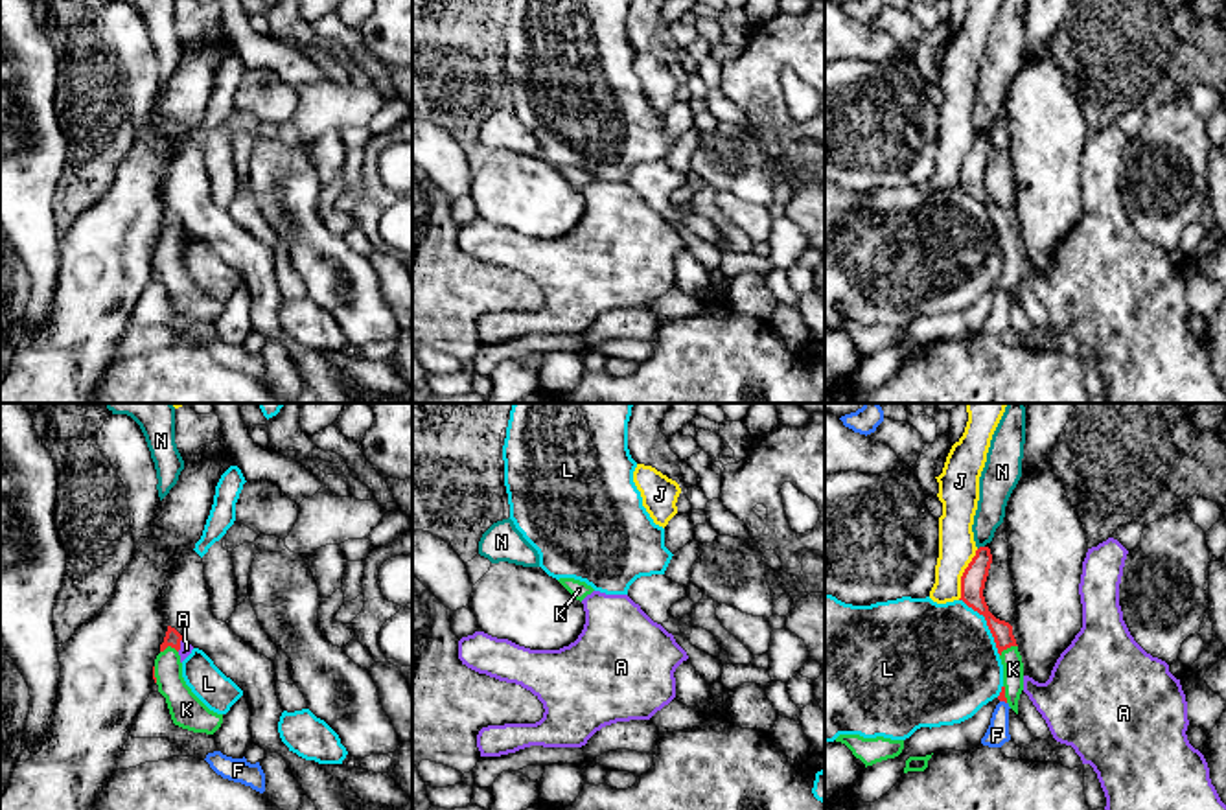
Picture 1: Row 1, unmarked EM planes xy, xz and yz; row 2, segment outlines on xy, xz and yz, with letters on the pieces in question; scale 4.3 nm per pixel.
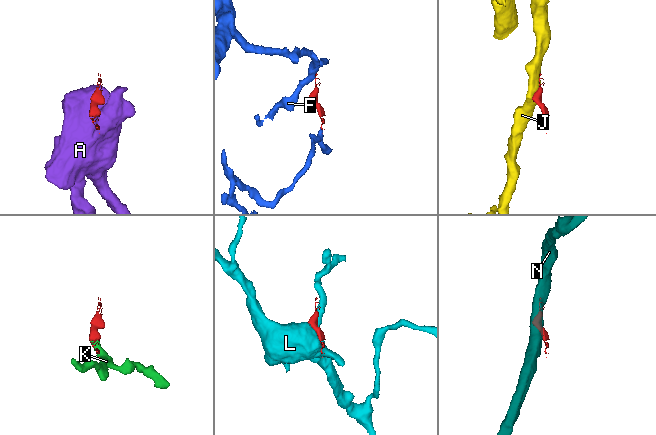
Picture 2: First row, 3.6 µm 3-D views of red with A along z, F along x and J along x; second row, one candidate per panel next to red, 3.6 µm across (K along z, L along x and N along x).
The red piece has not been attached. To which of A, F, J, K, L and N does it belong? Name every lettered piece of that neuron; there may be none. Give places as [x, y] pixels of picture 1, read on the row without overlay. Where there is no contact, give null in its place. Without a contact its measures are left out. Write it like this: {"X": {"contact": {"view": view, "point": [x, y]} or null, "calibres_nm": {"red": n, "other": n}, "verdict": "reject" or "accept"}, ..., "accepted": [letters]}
{"A": {"contact": {"view": "xy", "point": [179, 232]}, "calibres_nm": {"red": 70, "other": 50}, "verdict": "reject"}, "F": {"contact": {"view": "yz", "point": [1004, 288]}, "calibres_nm": {"red": 30, "other": 100}, "verdict": "reject"}, "J": {"contact": {"view": "yz", "point": [963, 162]}, "calibres_nm": {"red": 110, "other": 160}, "verdict": "reject"}, "K": {"contact": {"view": "yz", "point": [1007, 234]}, "calibres_nm": {"red": 90, "other": 100}, "verdict": "accept"}, "L": {"contact": {"view": "yz", "point": [987, 212]}, "calibres_nm": {"red": 110, "other": 480}, "verdict": "reject"}, "N": {"contact": {"view": "yz", "point": [980, 135]}, "calibres_nm": {"red": 110, "other": 140}, "verdict": "reject"}, "accepted": ["K"]}

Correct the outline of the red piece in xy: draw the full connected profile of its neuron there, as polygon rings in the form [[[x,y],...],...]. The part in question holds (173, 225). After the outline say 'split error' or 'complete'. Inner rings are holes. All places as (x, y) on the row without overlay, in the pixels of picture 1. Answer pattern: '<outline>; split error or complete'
[[[168,214],[160,241],[155,247],[153,267],[166,285],[175,313],[193,320],[214,322],[223,311],[223,302],[210,298],[186,272],[179,243],[180,228],[182,223]]]; split error

